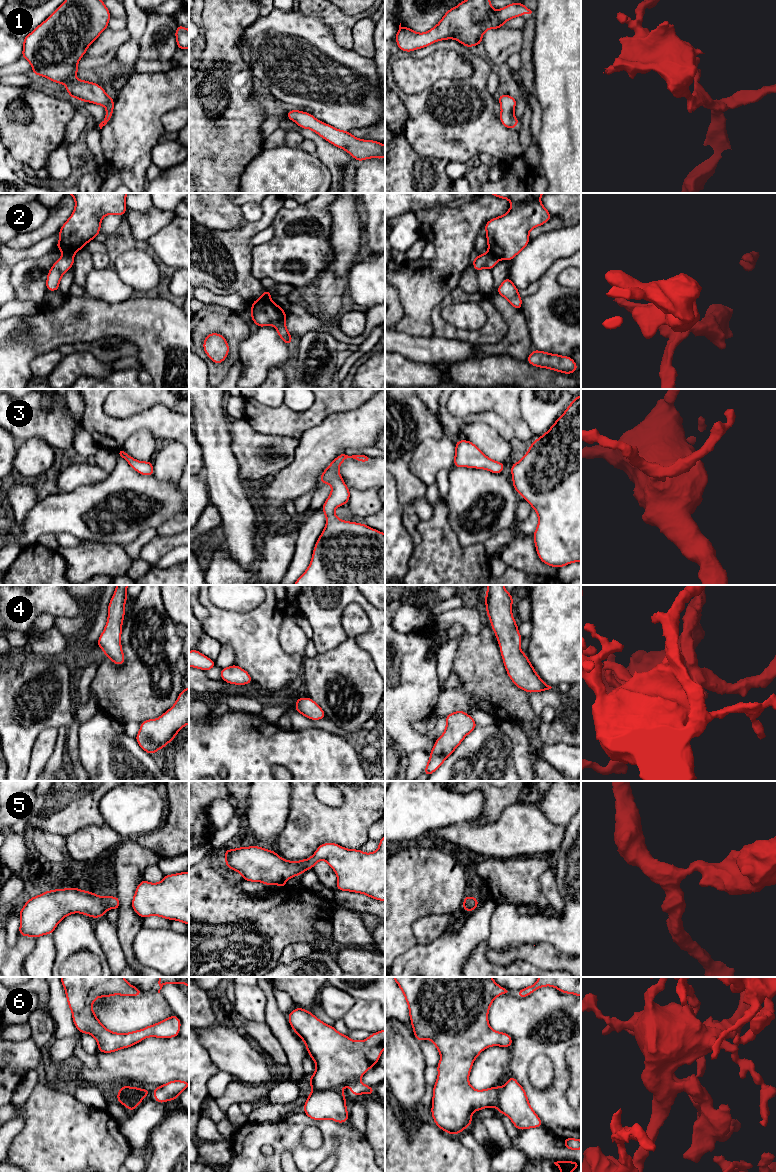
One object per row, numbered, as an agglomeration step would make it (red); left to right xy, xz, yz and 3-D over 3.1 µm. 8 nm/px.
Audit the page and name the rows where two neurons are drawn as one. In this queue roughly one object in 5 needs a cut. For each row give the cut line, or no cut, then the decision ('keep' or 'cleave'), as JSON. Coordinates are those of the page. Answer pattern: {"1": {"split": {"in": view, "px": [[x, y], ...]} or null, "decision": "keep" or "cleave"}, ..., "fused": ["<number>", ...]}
{"1": {"split": null, "decision": "keep"}, "2": {"split": {"in": "xy", "px": [[74, 253], [63, 254]]}, "decision": "cleave"}, "3": {"split": null, "decision": "keep"}, "4": {"split": null, "decision": "keep"}, "5": {"split": null, "decision": "keep"}, "6": {"split": {"in": "xz", "px": [[313, 1089], [340, 1090]]}, "decision": "cleave"}, "fused": ["2", "6"]}

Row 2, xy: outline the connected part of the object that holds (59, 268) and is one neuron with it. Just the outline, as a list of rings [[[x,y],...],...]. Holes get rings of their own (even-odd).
[[[74,253],[63,254],[51,267],[46,280],[47,291],[58,291],[62,276],[74,265]]]

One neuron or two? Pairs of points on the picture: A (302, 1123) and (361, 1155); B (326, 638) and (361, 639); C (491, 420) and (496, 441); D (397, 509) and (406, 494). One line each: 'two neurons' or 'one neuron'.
A: one neuron
B: one neuron
C: two neurons
D: two neurons

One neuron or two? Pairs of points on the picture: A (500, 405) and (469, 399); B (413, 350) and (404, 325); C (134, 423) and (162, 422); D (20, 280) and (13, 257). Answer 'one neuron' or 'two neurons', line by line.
A: one neuron
B: two neurons
C: one neuron
D: two neurons

